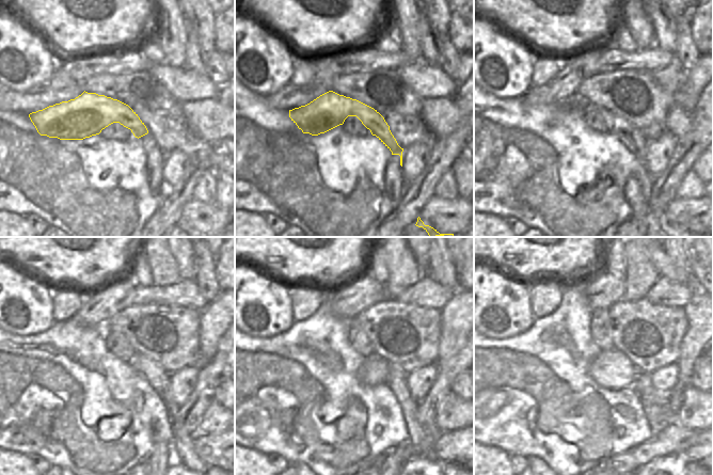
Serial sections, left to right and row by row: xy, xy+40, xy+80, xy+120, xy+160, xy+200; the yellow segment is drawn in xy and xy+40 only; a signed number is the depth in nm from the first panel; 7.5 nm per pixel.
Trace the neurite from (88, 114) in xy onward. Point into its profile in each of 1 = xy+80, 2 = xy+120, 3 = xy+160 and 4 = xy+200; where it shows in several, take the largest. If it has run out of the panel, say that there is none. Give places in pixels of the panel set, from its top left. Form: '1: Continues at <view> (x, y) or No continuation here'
1: Continues at xy+80 (631, 137)
2: Continues at xy+120 (183, 452)
3: Continues at xy+160 (422, 441)
4: Continues at xy+200 (658, 417)

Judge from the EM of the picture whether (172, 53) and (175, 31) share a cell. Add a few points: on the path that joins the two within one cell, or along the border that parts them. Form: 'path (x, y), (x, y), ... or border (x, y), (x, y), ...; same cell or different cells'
path (173, 48), (173, 36); same cell

